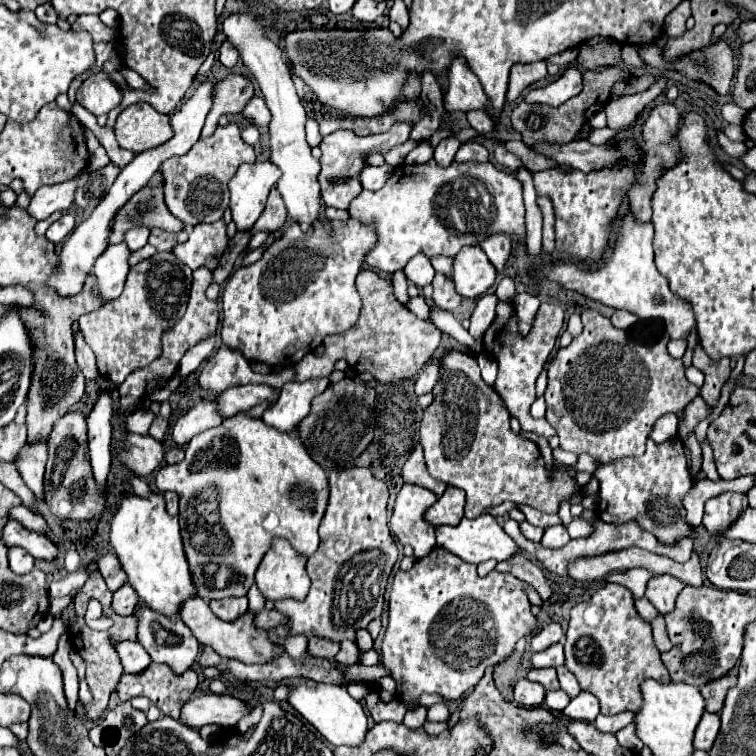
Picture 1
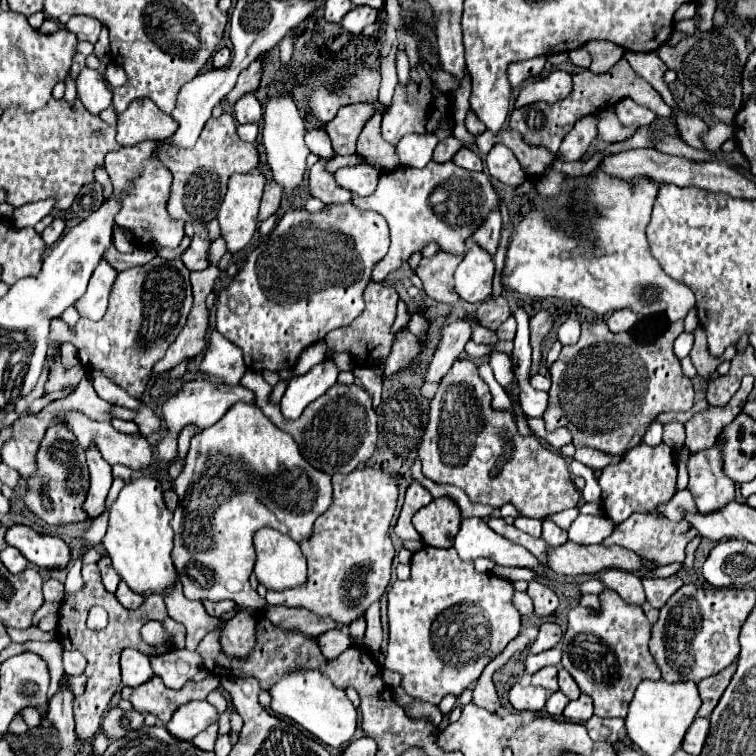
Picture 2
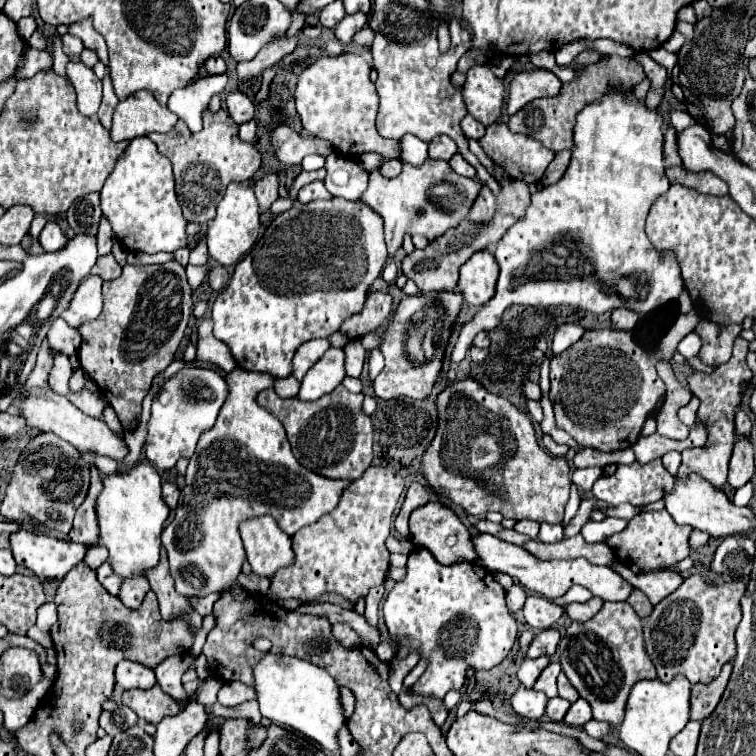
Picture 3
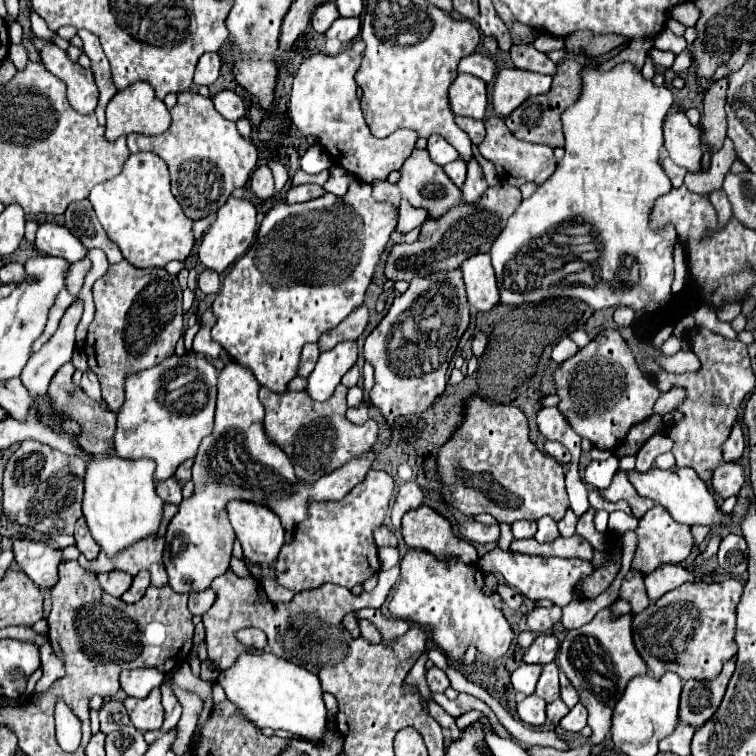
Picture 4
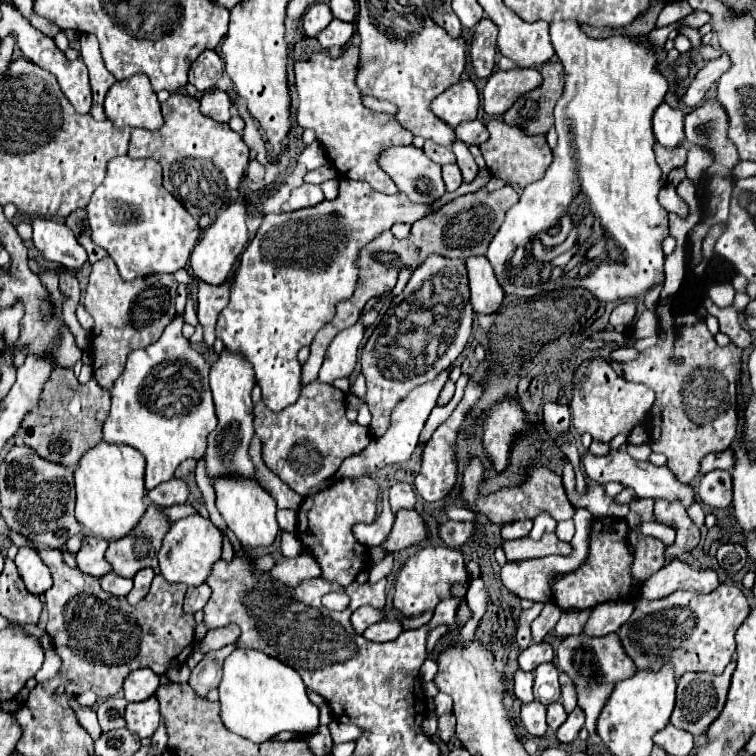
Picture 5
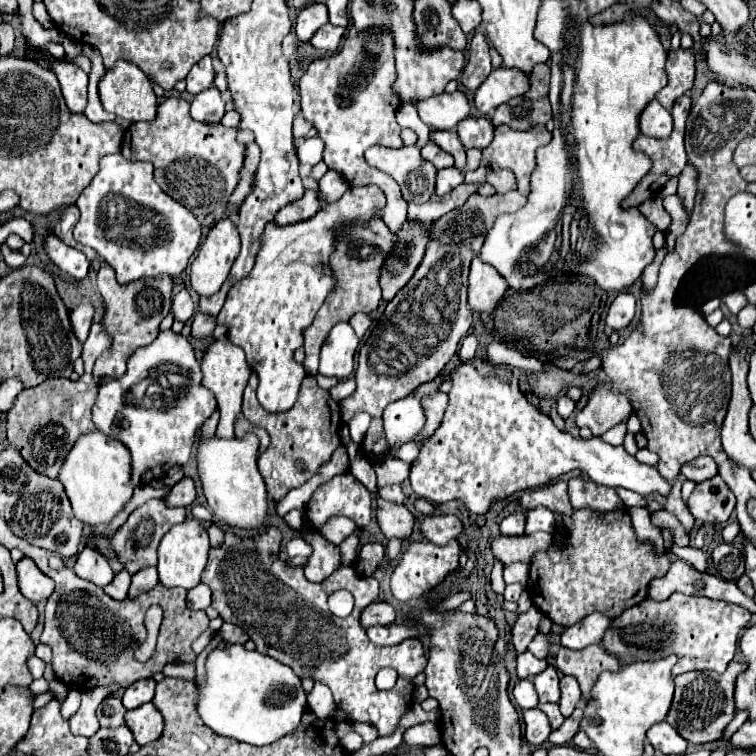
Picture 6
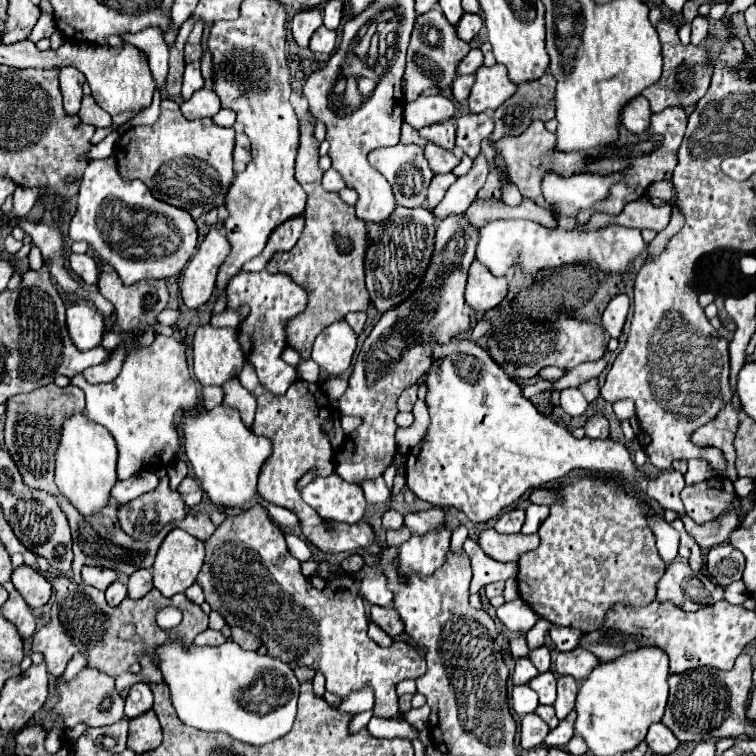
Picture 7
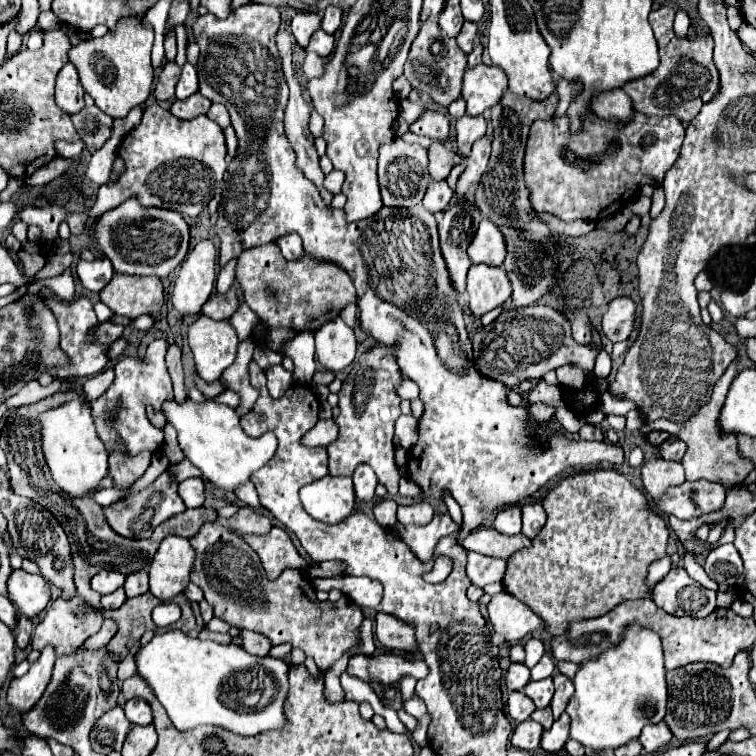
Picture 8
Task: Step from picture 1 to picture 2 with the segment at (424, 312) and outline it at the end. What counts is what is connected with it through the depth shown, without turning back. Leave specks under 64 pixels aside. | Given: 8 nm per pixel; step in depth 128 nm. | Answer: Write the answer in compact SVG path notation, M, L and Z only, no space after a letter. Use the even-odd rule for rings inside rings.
M464 320L446 324L440 328L440 342L438 348L426 368L424 382L440 382L440 378L450 370L452 362L460 356L464 350L464 344L470 340L470 326Z

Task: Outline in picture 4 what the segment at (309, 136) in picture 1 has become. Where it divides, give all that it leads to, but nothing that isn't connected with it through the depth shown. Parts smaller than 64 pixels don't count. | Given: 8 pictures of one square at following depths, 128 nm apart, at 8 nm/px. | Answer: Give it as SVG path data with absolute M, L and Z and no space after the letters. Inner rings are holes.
M332 164L330 178L324 184L324 190L332 192L336 196L344 196L348 192L348 186L352 184L352 180L356 180L356 178L350 172L344 172L344 168L340 168L338 164Z

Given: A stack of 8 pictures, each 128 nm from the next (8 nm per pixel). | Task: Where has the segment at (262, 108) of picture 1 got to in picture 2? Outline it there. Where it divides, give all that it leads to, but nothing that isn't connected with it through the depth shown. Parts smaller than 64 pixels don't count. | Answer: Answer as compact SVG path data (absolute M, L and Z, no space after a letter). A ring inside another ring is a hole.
M254 94L242 96L242 98L236 102L234 112L236 112L238 124L258 124L258 122L262 120L262 106L260 106L260 102L256 100Z

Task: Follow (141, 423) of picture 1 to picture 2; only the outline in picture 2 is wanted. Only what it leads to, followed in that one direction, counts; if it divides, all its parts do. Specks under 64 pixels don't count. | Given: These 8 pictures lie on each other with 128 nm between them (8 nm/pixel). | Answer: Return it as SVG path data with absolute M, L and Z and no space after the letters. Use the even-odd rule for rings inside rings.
M114 418L114 420L112 420L112 426L114 426L118 432L124 432L124 434L140 434L140 428L136 428L136 424L134 424L132 420Z

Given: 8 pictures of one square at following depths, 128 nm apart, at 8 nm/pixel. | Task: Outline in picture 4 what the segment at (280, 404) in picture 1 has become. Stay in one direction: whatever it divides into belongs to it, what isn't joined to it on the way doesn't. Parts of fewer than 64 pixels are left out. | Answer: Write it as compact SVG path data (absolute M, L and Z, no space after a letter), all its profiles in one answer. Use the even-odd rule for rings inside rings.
M340 342L332 350L322 352L316 362L316 368L308 376L306 392L312 396L312 400L328 400L334 388L340 384L340 378L354 366L356 358L356 342Z

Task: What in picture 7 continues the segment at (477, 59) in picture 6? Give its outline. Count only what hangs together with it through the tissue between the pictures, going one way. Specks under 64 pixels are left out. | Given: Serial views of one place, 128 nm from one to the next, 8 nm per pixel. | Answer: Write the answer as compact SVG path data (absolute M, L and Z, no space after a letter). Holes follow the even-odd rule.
M462 74L462 76L458 76L454 80L454 84L452 84L452 96L454 96L454 100L462 104L468 98L468 94L470 94L472 84L474 84L474 74Z

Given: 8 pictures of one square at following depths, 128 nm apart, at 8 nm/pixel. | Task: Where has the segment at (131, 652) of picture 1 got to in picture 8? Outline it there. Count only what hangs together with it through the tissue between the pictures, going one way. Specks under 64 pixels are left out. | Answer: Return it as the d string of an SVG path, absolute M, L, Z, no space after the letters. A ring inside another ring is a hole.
M132 698L124 704L124 712L126 712L126 718L132 722L132 724L150 724L152 722L152 710L150 710L150 704L142 698Z

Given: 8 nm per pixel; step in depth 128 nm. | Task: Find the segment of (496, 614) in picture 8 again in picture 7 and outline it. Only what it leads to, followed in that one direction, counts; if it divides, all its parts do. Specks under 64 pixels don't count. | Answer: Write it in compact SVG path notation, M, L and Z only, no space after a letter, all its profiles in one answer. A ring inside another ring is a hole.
M520 598L506 602L496 610L496 614L508 630L522 632L522 634L526 634L538 620L536 612L532 612L532 608L528 608L528 604L524 604L524 600ZM553 624L548 633L552 642L556 644L556 648L558 648L560 652L568 652L568 650L578 648L580 638L586 634L586 632L582 632L582 630L570 627L558 627Z

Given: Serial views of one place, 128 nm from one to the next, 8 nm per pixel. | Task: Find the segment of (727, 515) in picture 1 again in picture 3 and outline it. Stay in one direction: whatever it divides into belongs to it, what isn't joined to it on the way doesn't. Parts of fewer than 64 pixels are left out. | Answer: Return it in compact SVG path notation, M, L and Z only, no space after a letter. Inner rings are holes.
M736 338L734 342L734 352L732 358L718 366L716 372L704 374L704 372L694 372L688 376L688 384L694 396L700 398L700 408L698 408L698 418L706 424L708 428L708 442L702 448L690 448L682 452L682 464L678 470L678 476L690 476L690 472L698 472L704 480L708 480L714 488L724 488L728 482L728 460L732 454L732 444L736 438L734 432L734 414L740 404L740 382L750 380L752 372L746 364L746 354L748 354L748 342L744 338Z

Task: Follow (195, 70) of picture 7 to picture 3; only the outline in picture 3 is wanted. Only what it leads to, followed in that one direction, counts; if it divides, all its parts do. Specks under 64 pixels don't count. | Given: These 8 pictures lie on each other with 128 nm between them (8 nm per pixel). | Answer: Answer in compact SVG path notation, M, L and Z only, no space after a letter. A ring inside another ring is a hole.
M220 56L208 58L206 64L204 64L204 68L208 70L208 74L222 74L222 72L226 72L226 64L224 64L224 60Z

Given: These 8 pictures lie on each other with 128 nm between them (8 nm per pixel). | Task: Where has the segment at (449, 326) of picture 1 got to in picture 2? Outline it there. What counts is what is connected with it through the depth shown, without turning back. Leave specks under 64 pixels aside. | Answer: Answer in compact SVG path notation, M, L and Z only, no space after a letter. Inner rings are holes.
M470 340L470 342L466 344L466 354L468 354L470 358L482 358L482 356L486 356L488 352L490 352L490 346L476 344L474 340Z

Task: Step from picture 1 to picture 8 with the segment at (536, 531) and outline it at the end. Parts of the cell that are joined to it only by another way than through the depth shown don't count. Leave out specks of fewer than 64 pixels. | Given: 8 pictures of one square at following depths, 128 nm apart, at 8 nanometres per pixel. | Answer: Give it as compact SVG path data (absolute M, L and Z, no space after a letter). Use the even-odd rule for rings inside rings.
M518 504L506 506L496 514L494 528L502 534L518 534L522 530L522 510Z

